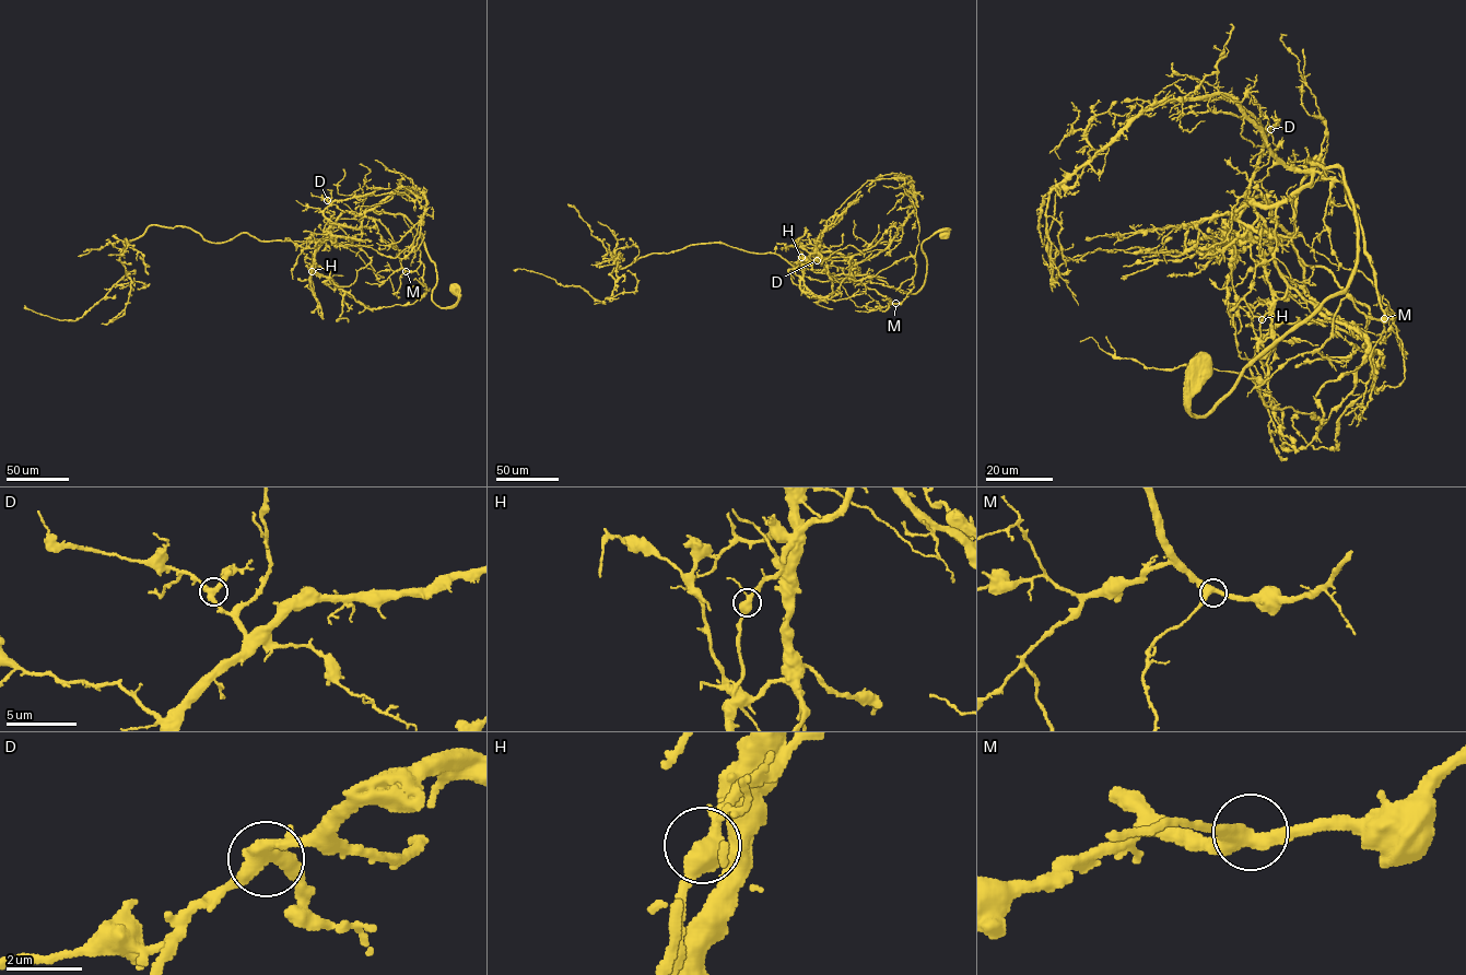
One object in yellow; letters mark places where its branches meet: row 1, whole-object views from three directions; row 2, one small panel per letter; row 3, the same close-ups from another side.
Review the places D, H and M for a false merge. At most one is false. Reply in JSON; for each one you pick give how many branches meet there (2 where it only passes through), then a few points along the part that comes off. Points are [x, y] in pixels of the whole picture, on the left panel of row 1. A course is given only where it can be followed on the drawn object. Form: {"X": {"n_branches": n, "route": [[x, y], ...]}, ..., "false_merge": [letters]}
{"false_merge": []}

